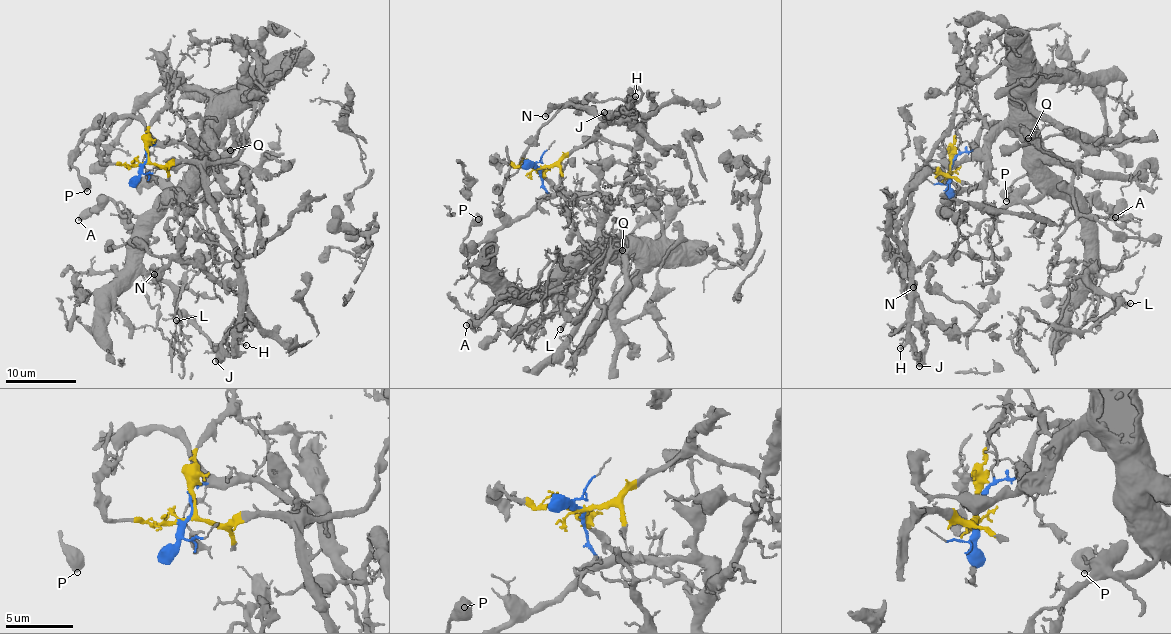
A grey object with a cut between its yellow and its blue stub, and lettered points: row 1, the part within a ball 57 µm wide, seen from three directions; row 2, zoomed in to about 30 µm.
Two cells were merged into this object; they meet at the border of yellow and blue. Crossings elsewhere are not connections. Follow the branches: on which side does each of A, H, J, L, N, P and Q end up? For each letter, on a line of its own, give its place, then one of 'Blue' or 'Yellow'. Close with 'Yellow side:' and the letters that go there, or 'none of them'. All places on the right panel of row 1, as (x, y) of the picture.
A: Place: (1115, 217). Blue
H: Place: (900, 348). Yellow
J: Place: (919, 366). Yellow
L: Place: (1130, 303). Blue
N: Place: (913, 287). Yellow
P: Place: (1006, 201). Blue
Q: Place: (1028, 138). Blue
Yellow side: H, J, N

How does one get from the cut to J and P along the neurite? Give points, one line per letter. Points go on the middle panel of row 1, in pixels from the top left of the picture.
J: (541, 169), (560, 163), (587, 143), (610, 118), (629, 116), (627, 107), (618, 113), (603, 112)
P: (541, 169), (545, 195), (540, 202), (523, 216), (509, 219), (469, 249), (463, 238), (478, 218)

